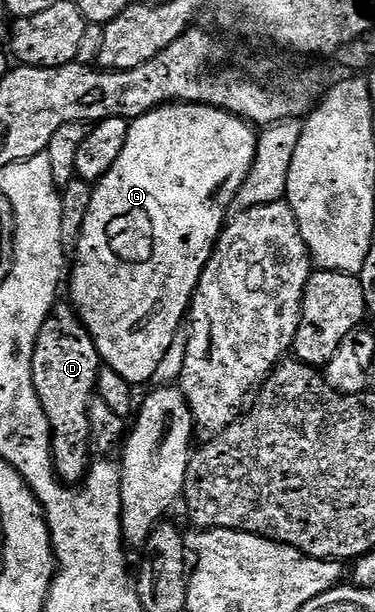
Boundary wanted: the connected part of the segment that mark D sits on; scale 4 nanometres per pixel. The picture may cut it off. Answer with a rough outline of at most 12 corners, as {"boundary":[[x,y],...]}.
{"boundary":[[70,304],[51,309],[31,374],[64,483],[93,461],[101,358]]}

